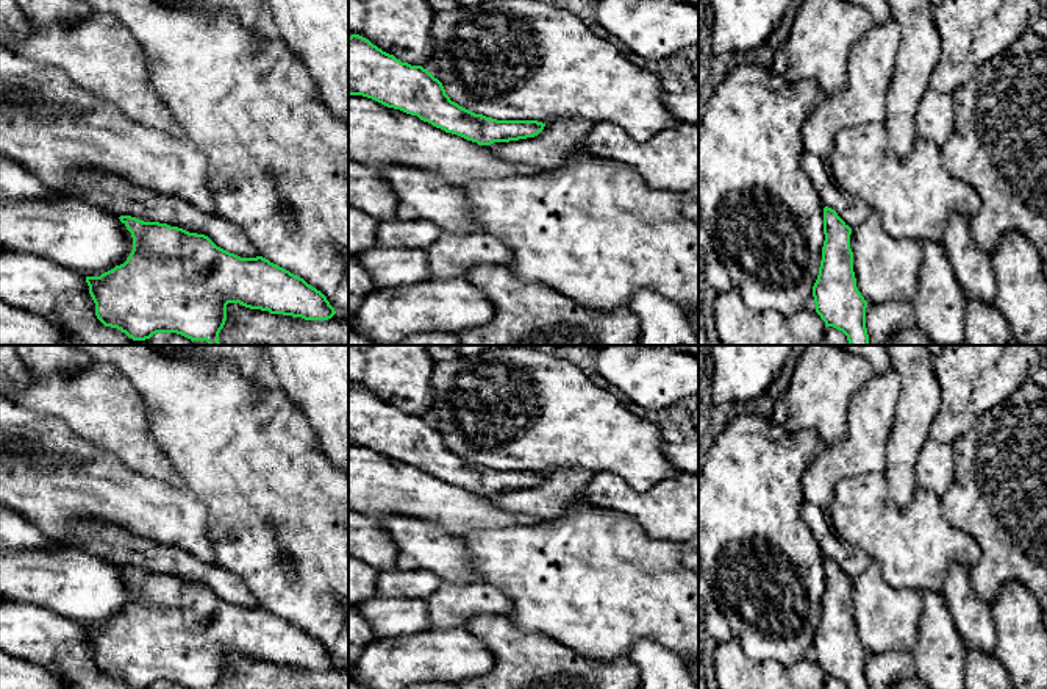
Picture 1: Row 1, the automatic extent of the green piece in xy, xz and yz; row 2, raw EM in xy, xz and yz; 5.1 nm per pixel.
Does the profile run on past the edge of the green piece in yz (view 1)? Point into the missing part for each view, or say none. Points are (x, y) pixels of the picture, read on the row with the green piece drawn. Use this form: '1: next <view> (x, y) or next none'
1: next yz (852, 210)

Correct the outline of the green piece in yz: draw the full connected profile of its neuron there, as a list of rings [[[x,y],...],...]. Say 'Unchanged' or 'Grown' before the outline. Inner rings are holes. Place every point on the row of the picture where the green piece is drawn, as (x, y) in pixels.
Grown. [[[805,152],[800,162],[825,206],[822,261],[813,286],[816,312],[825,327],[842,331],[850,345],[867,345],[867,302],[856,287],[850,234],[872,211],[838,187],[827,159]]]

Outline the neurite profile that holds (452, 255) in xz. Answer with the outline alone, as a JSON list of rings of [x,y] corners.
[[[442,231],[425,250],[433,278],[464,277],[494,305],[494,317],[486,325],[455,334],[461,345],[638,345],[639,319],[630,308],[592,311],[544,283],[519,280],[508,269],[511,248],[486,231]]]

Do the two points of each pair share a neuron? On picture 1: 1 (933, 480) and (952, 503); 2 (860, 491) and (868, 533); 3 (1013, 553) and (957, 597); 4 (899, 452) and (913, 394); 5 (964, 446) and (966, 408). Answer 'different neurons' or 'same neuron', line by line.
1: different neurons
2: same neuron
3: same neuron
4: same neuron
5: different neurons

